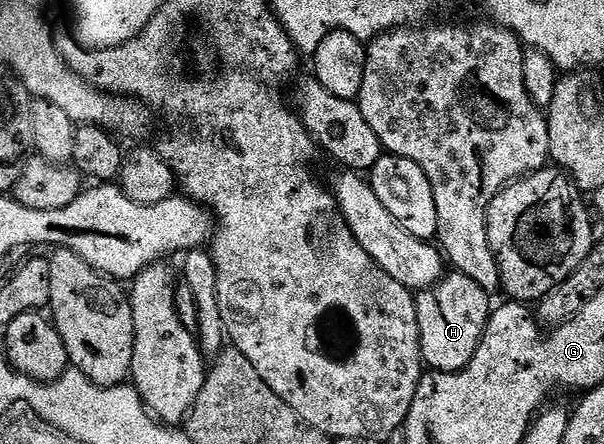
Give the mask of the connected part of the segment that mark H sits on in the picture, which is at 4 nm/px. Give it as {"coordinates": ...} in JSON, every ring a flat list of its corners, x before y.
{"coordinates":[[451,272,427,290,418,291,415,307,424,367,441,374,465,369,469,360,473,360,483,339,487,321,491,319,492,295,485,293,481,284,469,280,469,276]]}

